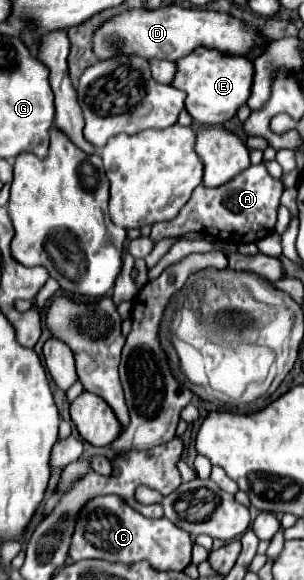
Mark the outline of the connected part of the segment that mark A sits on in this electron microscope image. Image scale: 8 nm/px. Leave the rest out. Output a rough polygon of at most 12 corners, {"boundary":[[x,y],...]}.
{"boundary":[[264,164],[198,186],[154,242],[188,232],[232,244],[274,232],[282,182]]}

